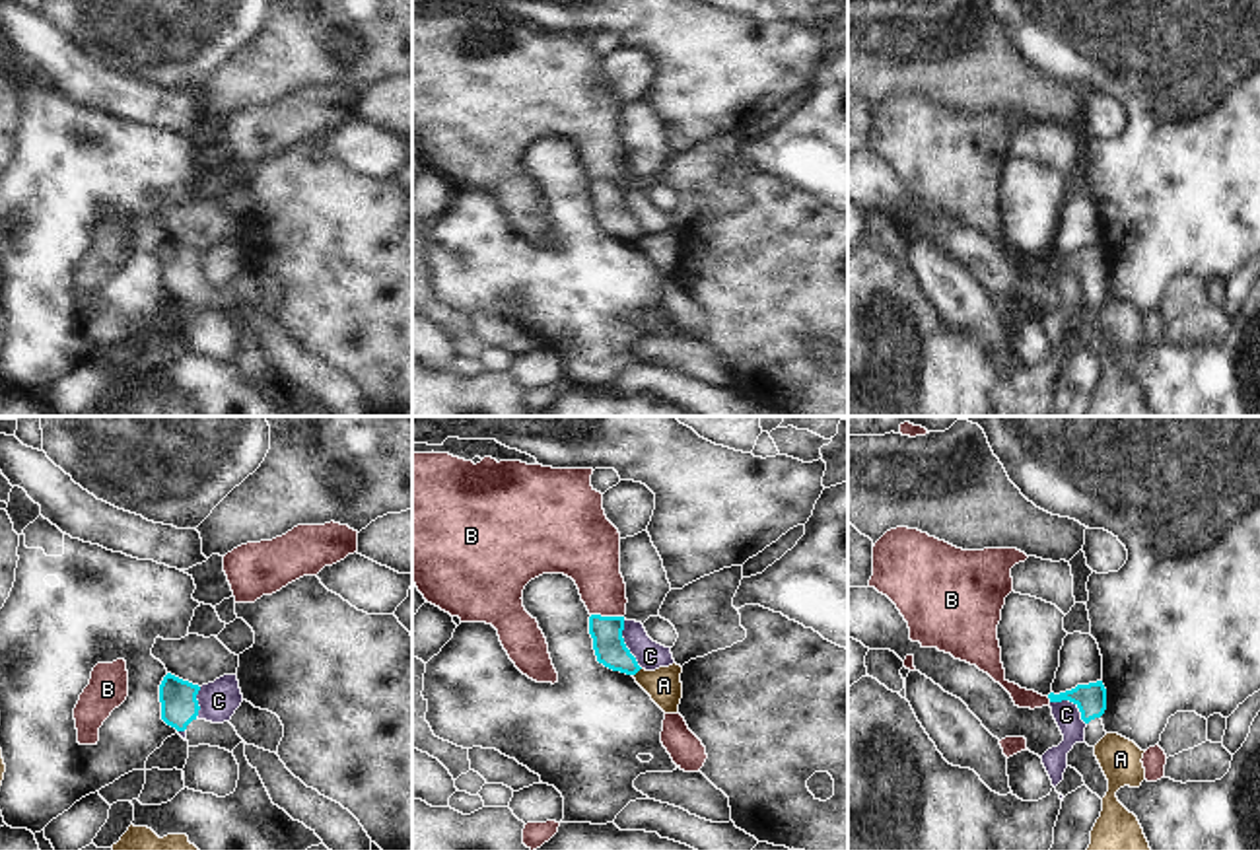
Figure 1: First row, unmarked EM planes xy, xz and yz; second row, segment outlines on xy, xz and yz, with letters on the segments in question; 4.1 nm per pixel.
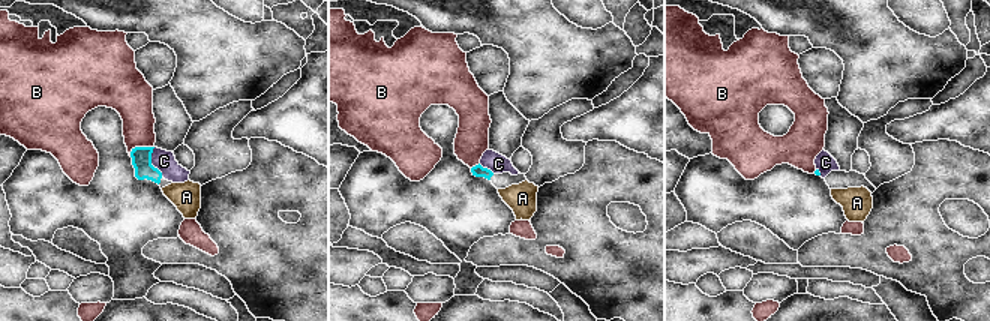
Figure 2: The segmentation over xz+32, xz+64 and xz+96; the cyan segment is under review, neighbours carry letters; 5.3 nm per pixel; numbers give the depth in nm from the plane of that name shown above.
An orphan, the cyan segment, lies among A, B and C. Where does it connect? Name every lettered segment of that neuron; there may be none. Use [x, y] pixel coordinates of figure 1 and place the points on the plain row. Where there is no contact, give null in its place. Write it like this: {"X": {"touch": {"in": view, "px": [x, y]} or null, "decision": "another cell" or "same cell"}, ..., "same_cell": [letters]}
{"A": {"touch": {"in": "xz", "px": [636, 236]}, "decision": "another cell"}, "B": {"touch": {"in": "xz", "px": [607, 181]}, "decision": "another cell"}, "C": {"touch": {"in": "xz", "px": [625, 209]}, "decision": "another cell"}, "same_cell": []}

